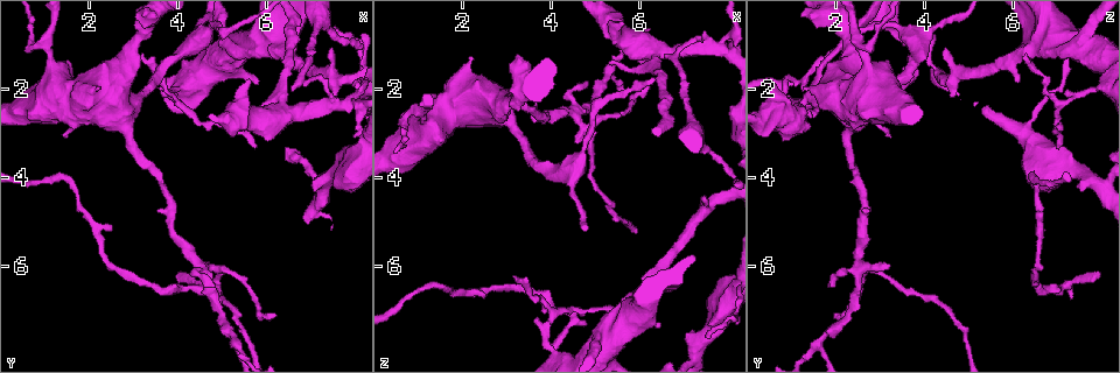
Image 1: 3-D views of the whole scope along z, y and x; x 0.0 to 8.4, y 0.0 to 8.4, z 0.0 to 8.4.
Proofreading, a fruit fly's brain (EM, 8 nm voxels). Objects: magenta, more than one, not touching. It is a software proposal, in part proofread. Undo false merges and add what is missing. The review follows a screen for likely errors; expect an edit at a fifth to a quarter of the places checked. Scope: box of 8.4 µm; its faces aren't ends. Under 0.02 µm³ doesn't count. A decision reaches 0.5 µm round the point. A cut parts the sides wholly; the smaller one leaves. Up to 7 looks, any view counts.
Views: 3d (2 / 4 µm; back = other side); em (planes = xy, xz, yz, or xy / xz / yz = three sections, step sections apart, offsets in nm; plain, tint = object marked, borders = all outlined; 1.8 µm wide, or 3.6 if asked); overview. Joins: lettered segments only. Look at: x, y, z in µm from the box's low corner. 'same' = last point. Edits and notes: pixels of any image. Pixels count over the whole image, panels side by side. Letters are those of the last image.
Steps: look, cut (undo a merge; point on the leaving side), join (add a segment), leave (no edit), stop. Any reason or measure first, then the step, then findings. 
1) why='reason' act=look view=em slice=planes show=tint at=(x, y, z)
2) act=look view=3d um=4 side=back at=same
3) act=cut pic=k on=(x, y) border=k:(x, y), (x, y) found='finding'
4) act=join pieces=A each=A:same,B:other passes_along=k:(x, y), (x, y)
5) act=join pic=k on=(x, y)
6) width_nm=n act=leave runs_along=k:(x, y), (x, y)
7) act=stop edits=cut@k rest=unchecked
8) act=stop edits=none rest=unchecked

why='three-way junction' act=look view=em slice=planes show=borders at=(1.00, 1.00, 2.55)

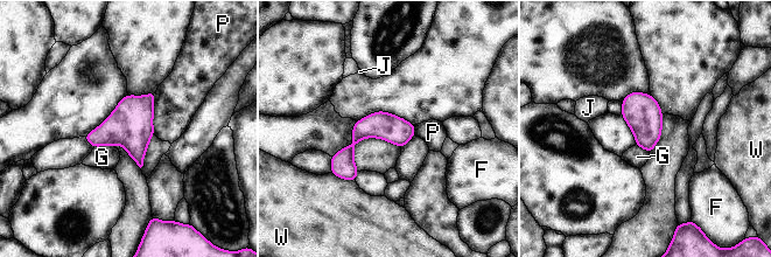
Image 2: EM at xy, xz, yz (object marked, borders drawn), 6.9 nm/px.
width_nm=190 act=leave each=F:other,G:other,J:other,P:other,W:other found='one neuron here'

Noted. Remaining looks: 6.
why='thin end' act=look view=3d um=4 at=(4.80, 6.45, 1.90)

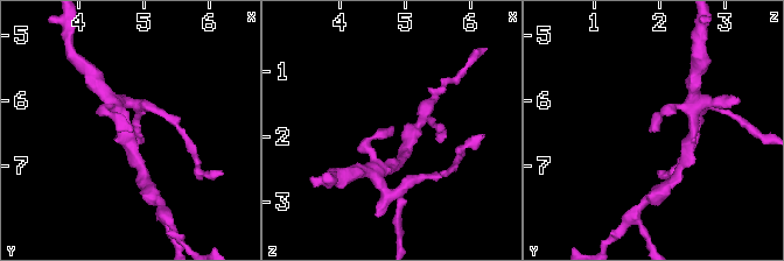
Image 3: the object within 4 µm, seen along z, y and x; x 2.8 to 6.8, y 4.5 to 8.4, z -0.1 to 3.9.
why='shape alone is not enough' act=look view=em slice=planes show=plain at=(4.80, 6.45, 1.85)

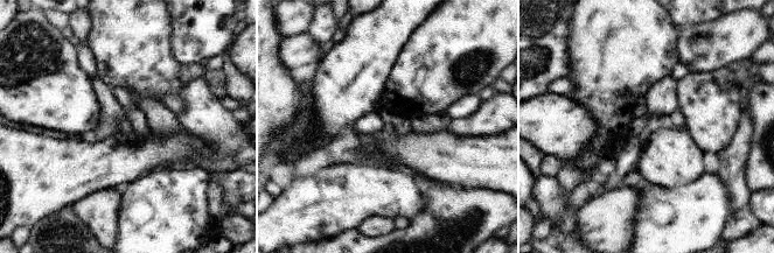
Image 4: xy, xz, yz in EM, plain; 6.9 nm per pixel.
why='what lies round it' act=look view=em slice=planes show=borders at=same

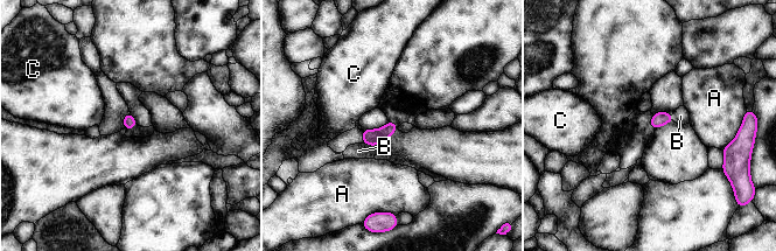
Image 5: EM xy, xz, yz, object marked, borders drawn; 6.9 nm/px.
width_nm=90 act=leave each=A:other,B:other,C:other border=5:(364, 143), (375, 145) found='no lettered segment goes on from it'

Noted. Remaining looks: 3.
why='sudden change in width' act=look view=em slice=planes show=borders at=(3.95, 2.00, 7.85)

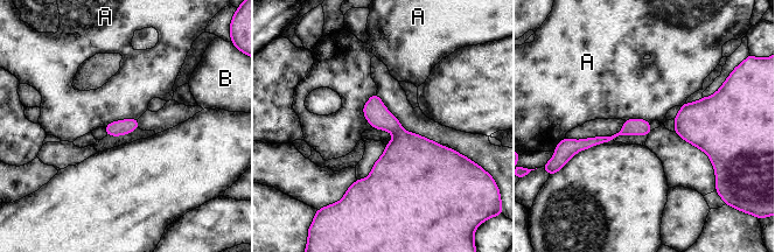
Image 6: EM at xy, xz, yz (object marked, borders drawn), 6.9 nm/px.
longest_contact=A:260nm act=leave each=A:other,B:other runs_along=6:(647, 125), (578, 145) found='continuous, no second neuron'

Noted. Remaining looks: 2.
act=stop edits=none rest=unchecked

